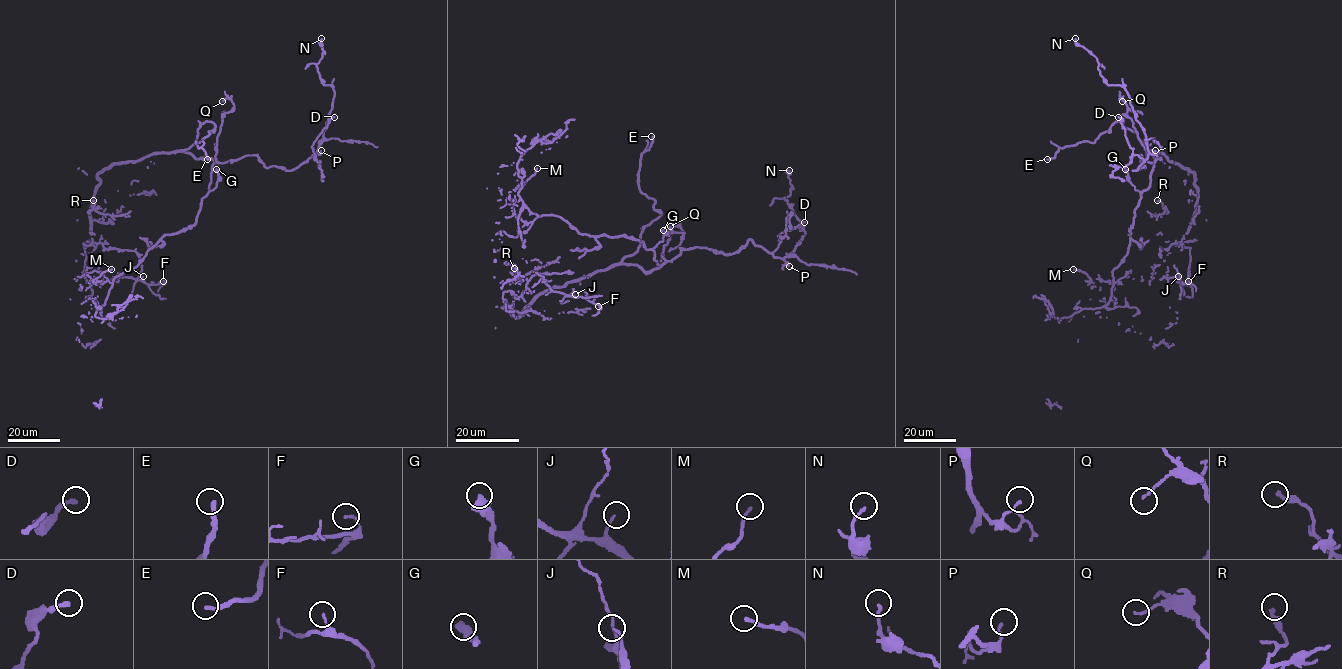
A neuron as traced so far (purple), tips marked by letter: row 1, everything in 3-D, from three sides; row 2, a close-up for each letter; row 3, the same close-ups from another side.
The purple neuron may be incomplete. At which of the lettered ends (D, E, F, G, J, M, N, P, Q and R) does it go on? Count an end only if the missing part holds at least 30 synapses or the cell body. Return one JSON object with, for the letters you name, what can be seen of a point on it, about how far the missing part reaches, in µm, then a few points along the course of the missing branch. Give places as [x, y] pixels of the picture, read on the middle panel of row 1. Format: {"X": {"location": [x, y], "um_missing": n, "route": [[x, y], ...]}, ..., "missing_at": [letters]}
{"E": {"location": [651, 136], "um_missing": 130, "route": [[651, 136], [670, 97], [737, 99], [797, 19], [837, 42], [836, 73], [861, 60]]}, "missing_at": ["E"]}

